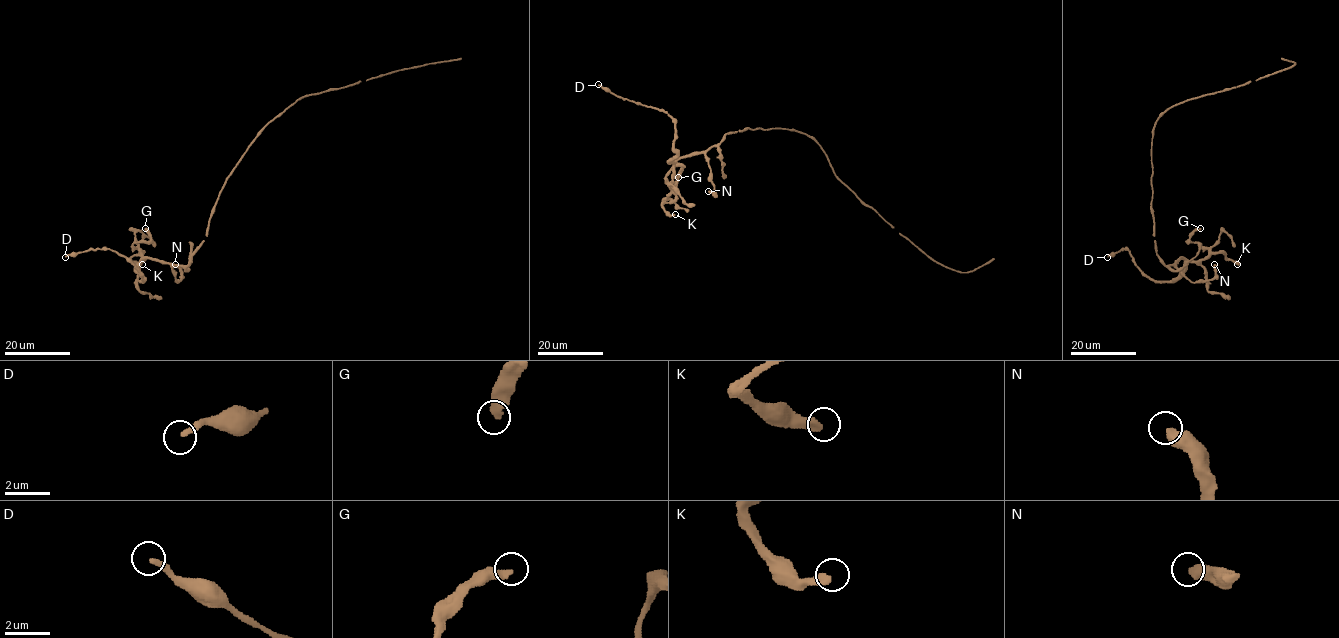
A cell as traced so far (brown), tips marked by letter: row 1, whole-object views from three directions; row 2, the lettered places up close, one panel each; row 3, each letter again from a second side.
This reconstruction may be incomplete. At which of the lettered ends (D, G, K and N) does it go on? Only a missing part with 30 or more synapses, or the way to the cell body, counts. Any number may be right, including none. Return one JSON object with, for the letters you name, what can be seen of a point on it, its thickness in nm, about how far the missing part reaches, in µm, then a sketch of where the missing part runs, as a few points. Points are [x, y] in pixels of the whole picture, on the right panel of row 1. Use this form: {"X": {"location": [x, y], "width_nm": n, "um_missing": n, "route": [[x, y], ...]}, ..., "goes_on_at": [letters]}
{"goes_on_at": []}

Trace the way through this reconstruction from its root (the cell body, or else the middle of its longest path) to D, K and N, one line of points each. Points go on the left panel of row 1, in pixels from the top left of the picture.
D: (236, 166), (219, 195), (207, 236), (187, 265), (143, 258), (141, 281), (142, 274), (110, 249), (65, 257)
K: (236, 166), (219, 195), (207, 236), (190, 261), (141, 261), (142, 253), (129, 258), (142, 264)
N: (236, 166), (219, 195), (207, 236), (187, 265), (173, 267), (178, 283), (181, 270), (175, 264)

